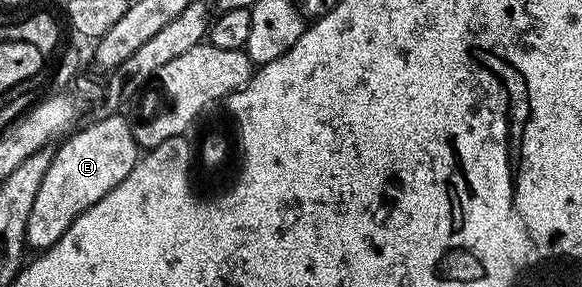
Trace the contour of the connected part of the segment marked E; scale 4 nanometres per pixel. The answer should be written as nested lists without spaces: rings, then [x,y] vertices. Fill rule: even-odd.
[[[124,115],[101,116],[101,121],[96,121],[85,129],[77,128],[71,136],[64,139],[69,141],[59,142],[60,150],[57,148],[53,152],[50,168],[42,179],[42,187],[38,187],[34,207],[30,207],[30,219],[24,232],[29,250],[43,251],[58,243],[58,239],[62,239],[70,223],[74,223],[74,219],[78,219],[82,211],[98,203],[102,195],[114,191],[114,187],[118,187],[118,183],[122,183],[122,179],[130,175],[138,160],[138,146],[134,125],[120,116]]]

